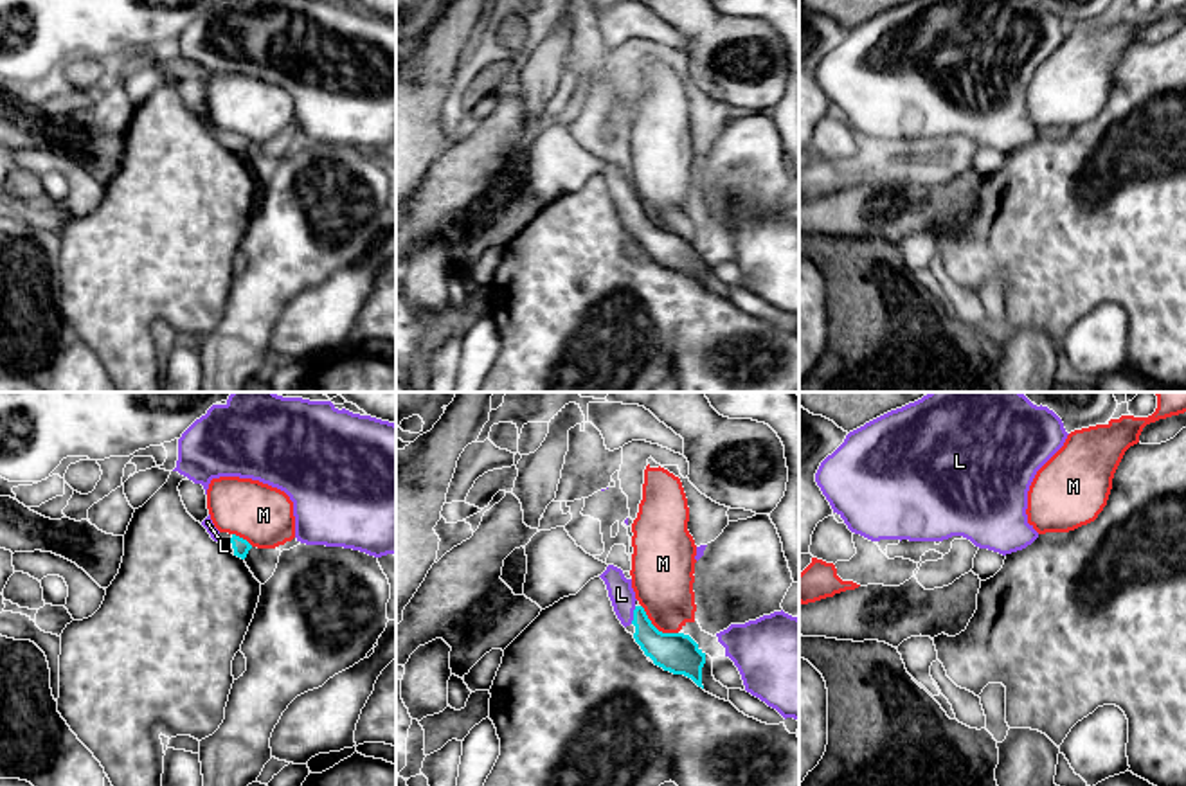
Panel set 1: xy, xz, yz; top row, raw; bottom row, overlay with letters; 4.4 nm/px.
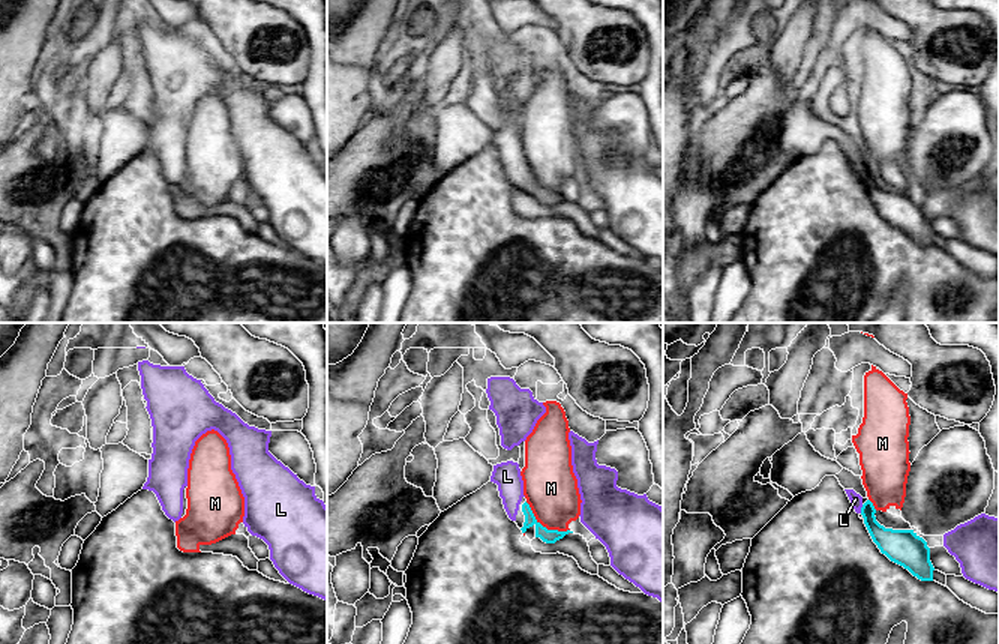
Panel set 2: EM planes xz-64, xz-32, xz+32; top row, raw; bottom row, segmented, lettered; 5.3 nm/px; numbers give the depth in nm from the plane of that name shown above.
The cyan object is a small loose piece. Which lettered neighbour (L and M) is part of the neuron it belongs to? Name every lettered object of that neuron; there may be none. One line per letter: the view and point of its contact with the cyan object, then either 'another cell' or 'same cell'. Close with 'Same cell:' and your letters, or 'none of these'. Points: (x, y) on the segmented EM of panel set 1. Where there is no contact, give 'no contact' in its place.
L: xz (634, 616) | same cell
M: xz (654, 626) | another cell
Same cell: L

